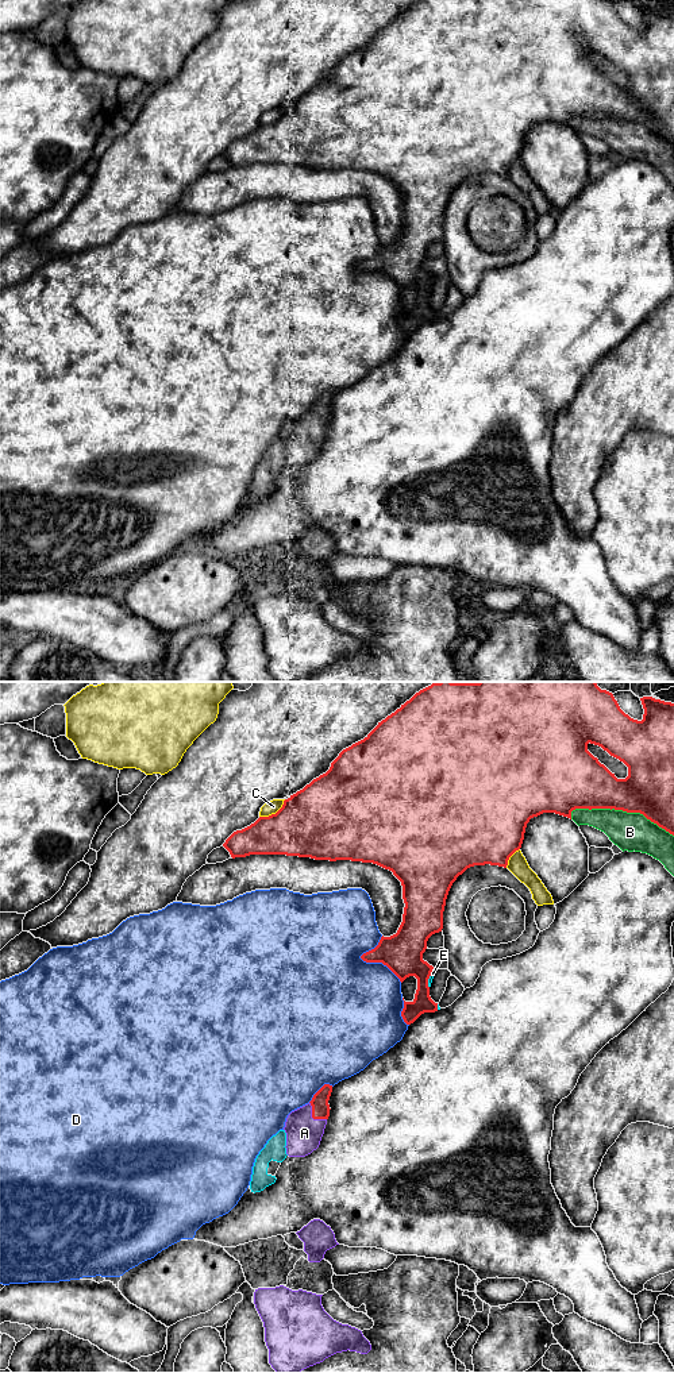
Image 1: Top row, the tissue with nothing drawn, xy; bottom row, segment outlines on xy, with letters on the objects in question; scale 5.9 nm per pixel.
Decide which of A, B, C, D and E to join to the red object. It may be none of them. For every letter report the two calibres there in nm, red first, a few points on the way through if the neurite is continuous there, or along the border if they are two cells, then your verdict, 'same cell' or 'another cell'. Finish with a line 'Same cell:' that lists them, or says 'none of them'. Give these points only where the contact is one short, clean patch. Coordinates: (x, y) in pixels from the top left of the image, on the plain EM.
A: calibres 110 and 200 nm; same cell
B: calibres 300 and 220 nm; another cell
C: calibres 420 and 80 nm; another cell
D: calibres 240 and 480 nm; another cell
E: calibres 240 and 30 nm; border xy (434, 277), (428, 288), (428, 296); another cell
Same cell: A

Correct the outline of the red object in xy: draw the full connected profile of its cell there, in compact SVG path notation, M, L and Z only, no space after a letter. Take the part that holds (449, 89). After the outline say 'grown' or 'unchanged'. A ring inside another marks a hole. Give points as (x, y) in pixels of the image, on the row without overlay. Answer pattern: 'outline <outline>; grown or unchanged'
outline M419 0L409 9L388 24L361 50L343 58L331 72L330 78L313 88L303 99L284 109L282 116L269 126L259 126L250 135L234 140L223 153L231 166L246 166L250 163L286 163L311 166L315 169L351 169L373 171L393 181L401 190L403 208L405 212L403 231L396 243L381 246L378 254L363 262L361 267L366 271L382 271L403 292L407 286L417 288L417 298L412 311L404 309L401 325L407 333L413 332L424 321L438 320L438 312L430 305L428 288L434 278L423 269L428 247L442 240L446 208L452 192L467 177L474 174L498 174L507 177L509 166L521 157L527 132L531 127L543 122L555 122L571 128L575 117L615 117L627 122L640 122L659 136L674 144L674 12L640 7L644 23L638 30L625 23L613 3L609 0ZM588 53L594 53L619 68L628 76L628 85L617 88L604 73L588 59Z; unchanged

